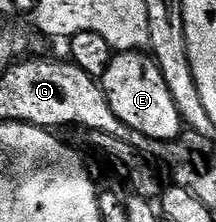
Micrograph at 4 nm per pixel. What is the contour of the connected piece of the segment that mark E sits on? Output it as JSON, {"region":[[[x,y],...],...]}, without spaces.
{"region":[[[150,52],[115,53],[101,84],[109,99],[109,107],[113,107],[113,115],[117,115],[121,123],[133,127],[133,131],[151,141],[179,140],[185,129],[185,117],[177,111],[177,103],[173,103],[173,95],[169,95],[169,86],[161,75],[161,67],[157,67]]]}

